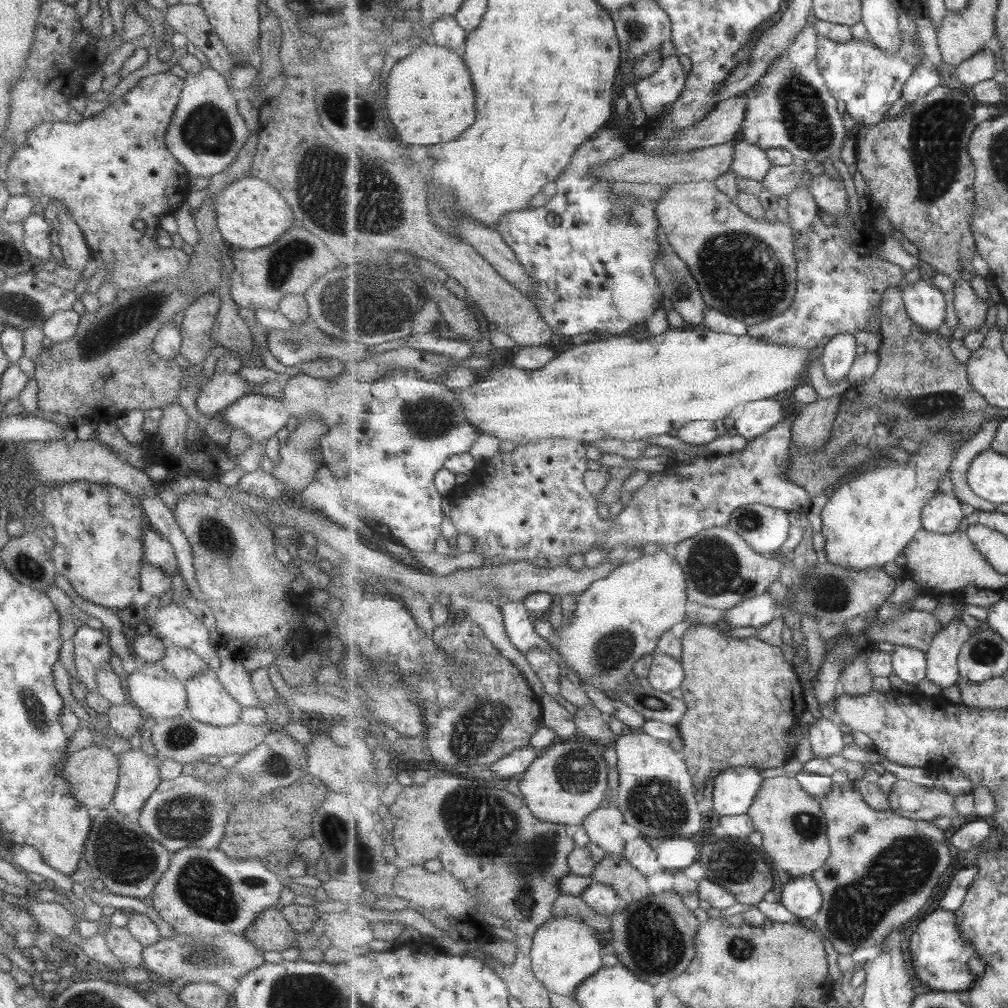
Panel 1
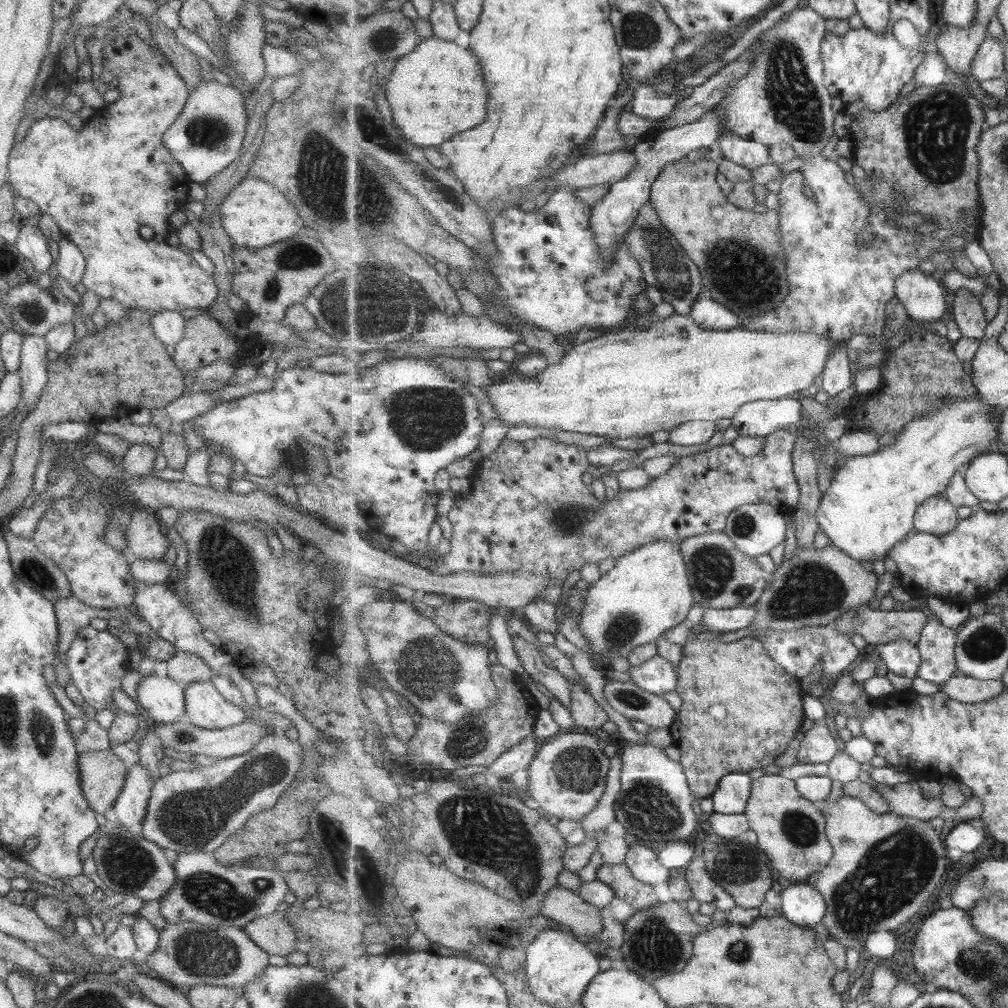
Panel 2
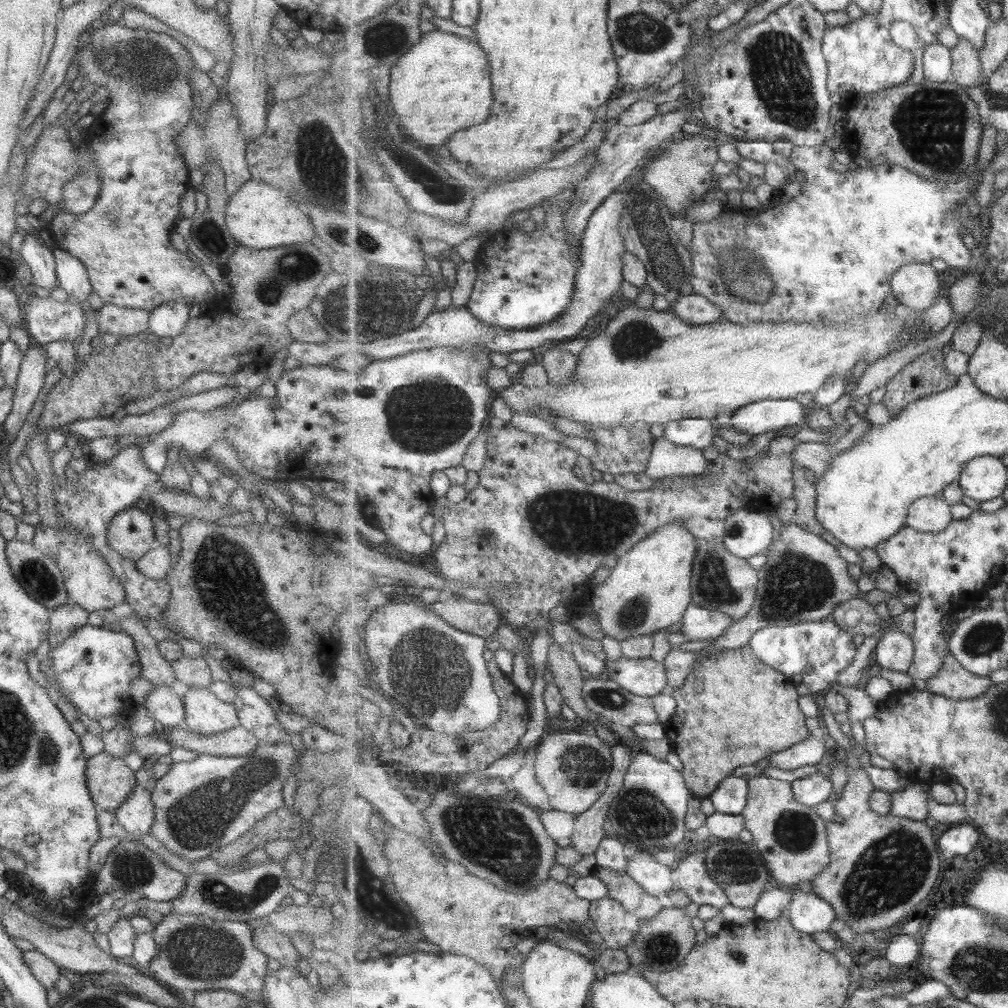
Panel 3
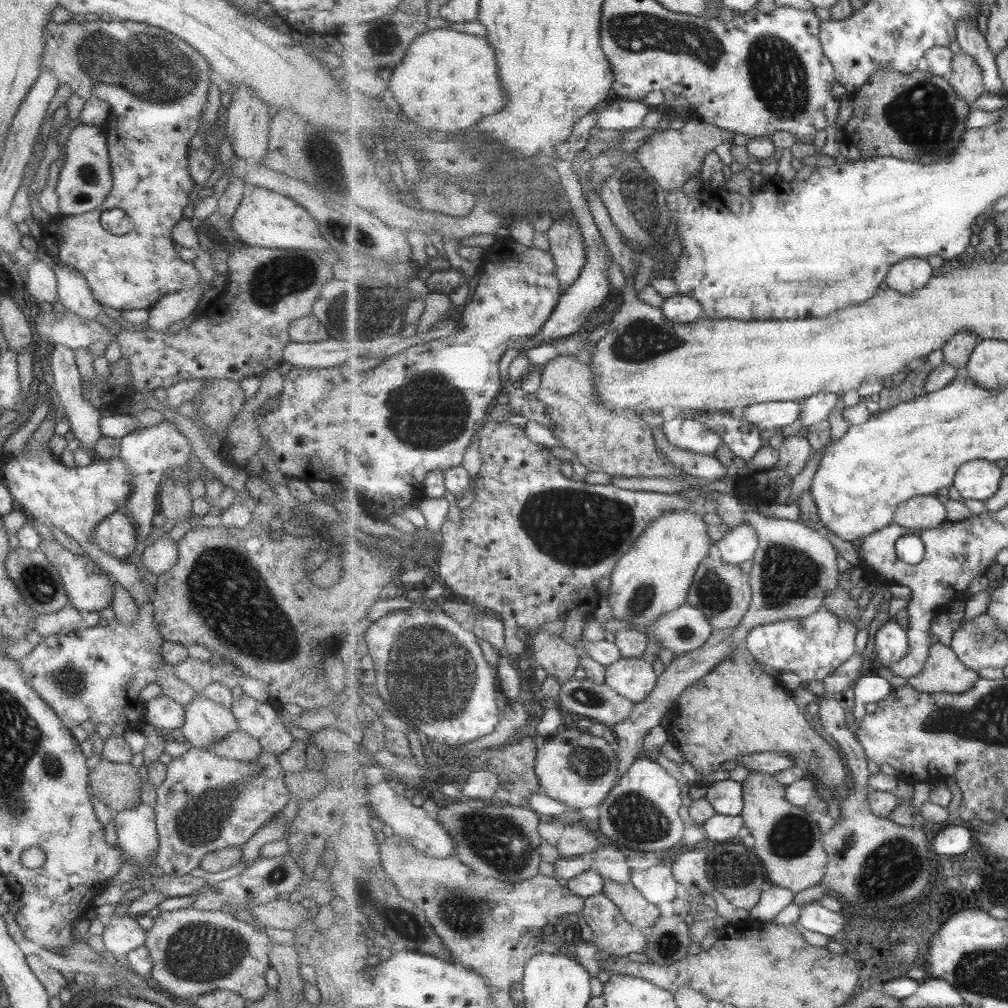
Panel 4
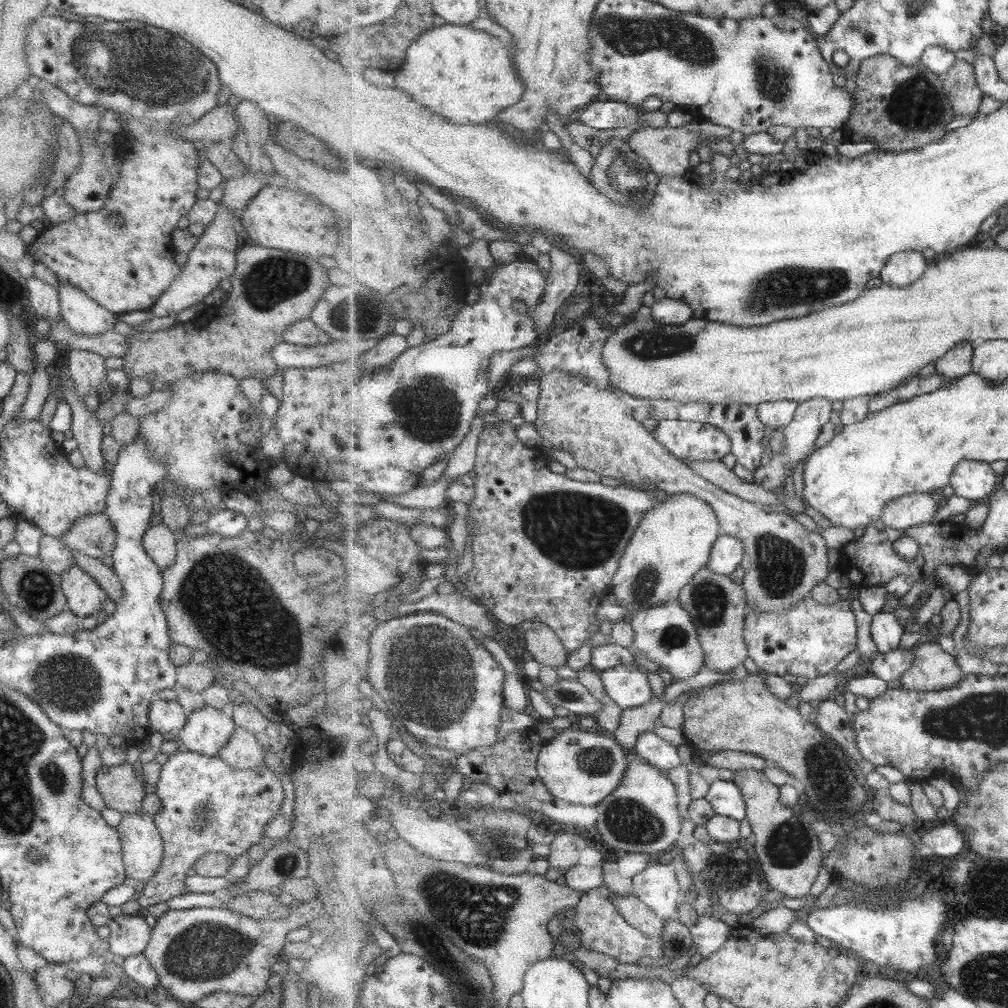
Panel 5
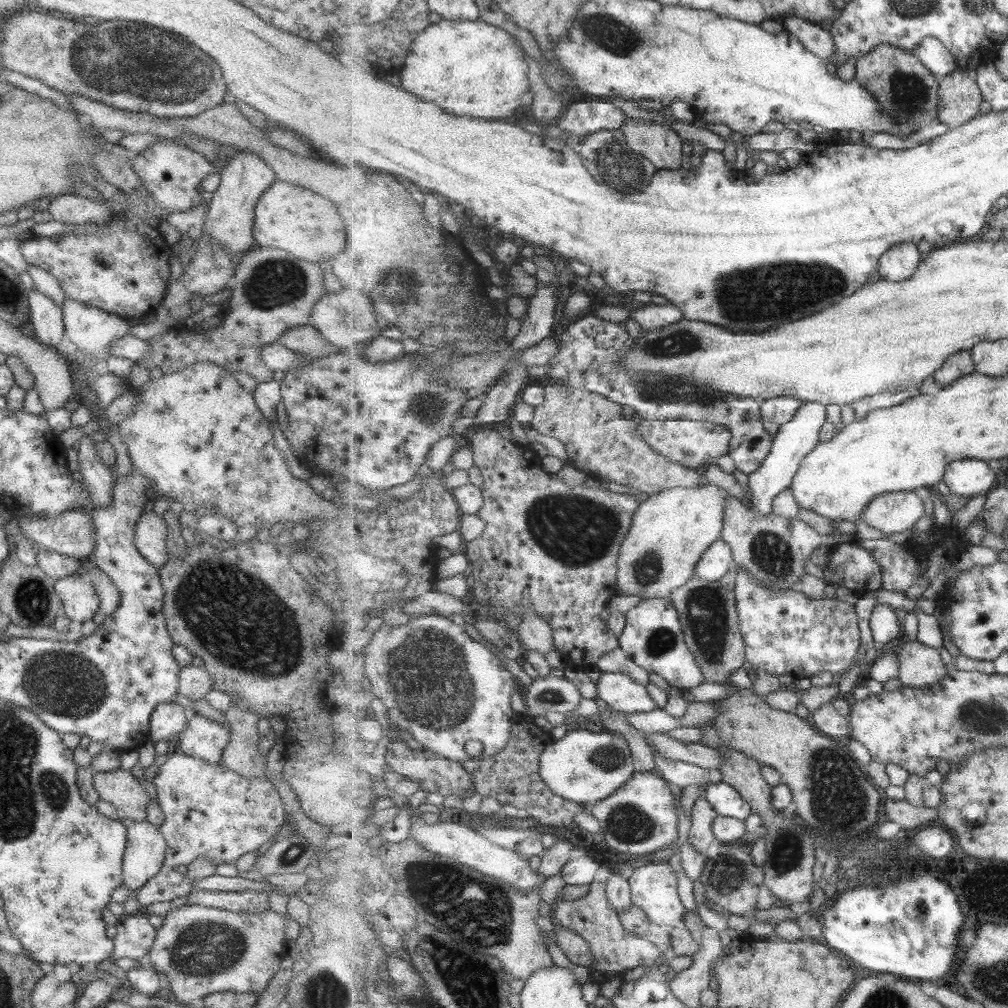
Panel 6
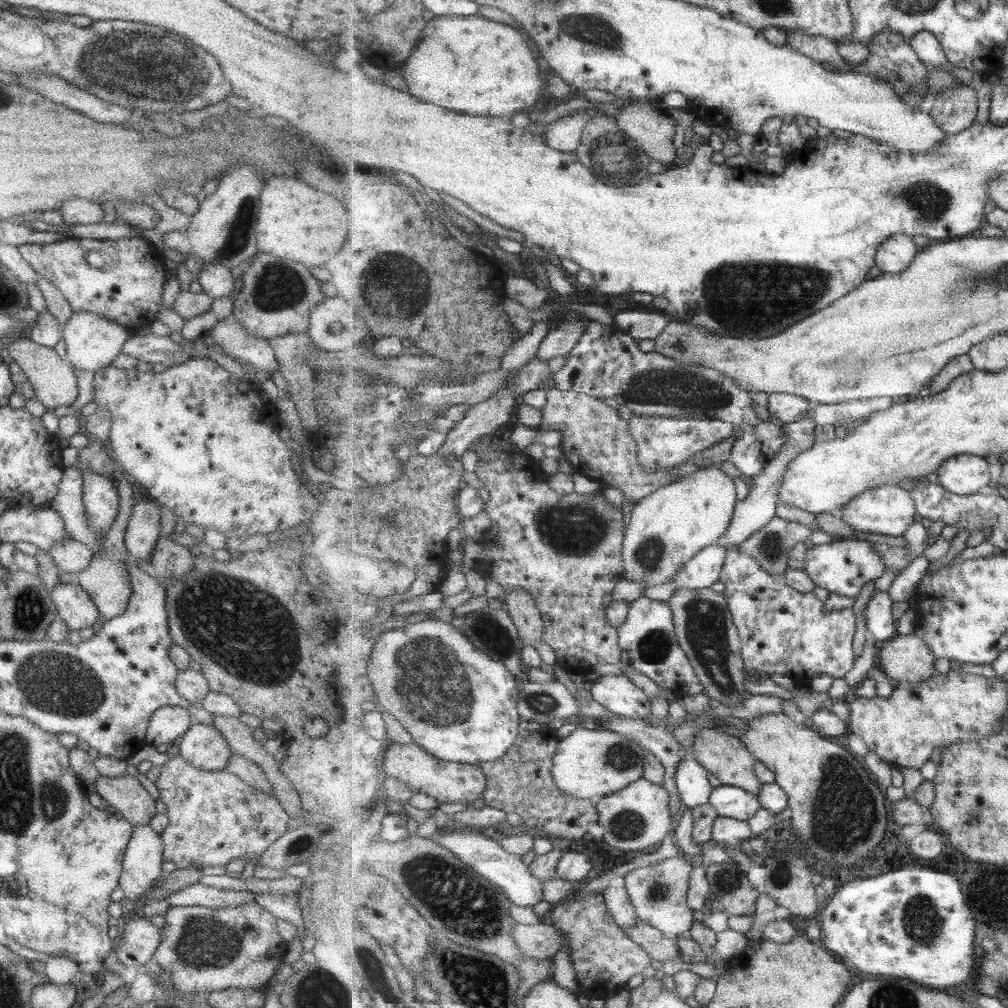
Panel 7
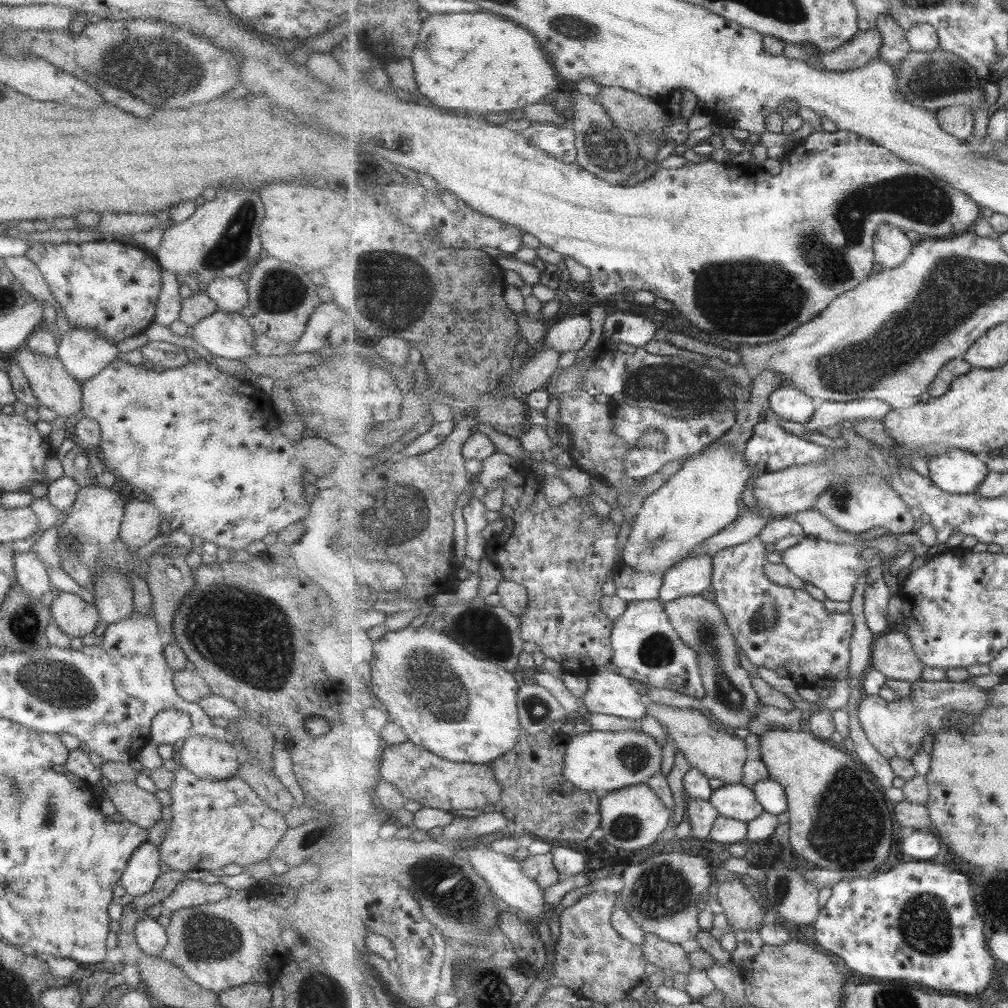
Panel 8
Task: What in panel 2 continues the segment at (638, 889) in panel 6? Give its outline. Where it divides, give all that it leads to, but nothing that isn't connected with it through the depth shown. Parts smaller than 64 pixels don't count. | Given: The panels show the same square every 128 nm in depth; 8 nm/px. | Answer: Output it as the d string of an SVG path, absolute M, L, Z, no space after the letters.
M634 843L627 853L625 863L637 880L653 886L658 886L671 876L669 869L659 862L658 854L647 846Z

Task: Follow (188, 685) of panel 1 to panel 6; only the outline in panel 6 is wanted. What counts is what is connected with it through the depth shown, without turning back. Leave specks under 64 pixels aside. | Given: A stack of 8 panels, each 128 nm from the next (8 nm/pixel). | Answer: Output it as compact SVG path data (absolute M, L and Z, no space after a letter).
M194 715L188 717L185 730L178 736L178 751L213 764L220 761L223 749L229 742L230 732L219 722Z

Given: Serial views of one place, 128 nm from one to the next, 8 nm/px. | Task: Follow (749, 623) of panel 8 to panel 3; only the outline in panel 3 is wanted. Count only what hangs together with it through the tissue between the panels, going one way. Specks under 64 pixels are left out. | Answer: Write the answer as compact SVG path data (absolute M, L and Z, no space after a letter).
M834 615L819 622L768 626L755 633L749 645L762 662L781 674L788 677L801 675L809 692L817 696L826 693L832 685L837 684L839 675L853 664L858 652L853 632L843 630L834 619Z

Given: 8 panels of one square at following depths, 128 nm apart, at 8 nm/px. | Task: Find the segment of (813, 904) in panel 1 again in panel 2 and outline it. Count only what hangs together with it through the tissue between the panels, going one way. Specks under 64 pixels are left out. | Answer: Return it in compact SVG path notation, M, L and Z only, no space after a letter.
M808 882L791 884L780 896L786 919L801 927L817 926L827 912L824 896Z

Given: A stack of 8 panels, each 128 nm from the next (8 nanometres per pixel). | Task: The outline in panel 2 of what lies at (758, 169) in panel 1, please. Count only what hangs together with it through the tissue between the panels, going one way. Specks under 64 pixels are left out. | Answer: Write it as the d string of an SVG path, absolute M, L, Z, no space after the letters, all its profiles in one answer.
M725 132L719 144L725 159L749 171L761 169L771 162L770 147L756 140L745 140L738 134Z

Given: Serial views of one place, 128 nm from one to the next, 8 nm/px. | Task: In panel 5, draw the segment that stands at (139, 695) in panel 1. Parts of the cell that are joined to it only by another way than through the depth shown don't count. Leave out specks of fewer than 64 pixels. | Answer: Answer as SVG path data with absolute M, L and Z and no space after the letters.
M155 698L149 704L148 722L150 730L164 735L165 738L183 729L186 722L186 711L175 700Z

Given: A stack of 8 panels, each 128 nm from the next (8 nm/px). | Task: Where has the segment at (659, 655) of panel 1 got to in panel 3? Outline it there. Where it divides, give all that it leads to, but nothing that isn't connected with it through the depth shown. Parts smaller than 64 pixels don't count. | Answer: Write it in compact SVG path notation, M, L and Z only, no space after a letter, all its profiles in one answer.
M622 656L616 662L607 662L606 667L610 680L637 696L652 697L668 691L666 666L657 660Z

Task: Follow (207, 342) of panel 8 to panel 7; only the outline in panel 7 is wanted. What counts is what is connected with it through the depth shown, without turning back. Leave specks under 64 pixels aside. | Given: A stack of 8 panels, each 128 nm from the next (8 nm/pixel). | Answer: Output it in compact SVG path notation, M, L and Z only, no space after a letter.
M231 315L210 328L207 335L222 348L223 354L231 358L268 372L276 368L274 350L268 339L247 334Z

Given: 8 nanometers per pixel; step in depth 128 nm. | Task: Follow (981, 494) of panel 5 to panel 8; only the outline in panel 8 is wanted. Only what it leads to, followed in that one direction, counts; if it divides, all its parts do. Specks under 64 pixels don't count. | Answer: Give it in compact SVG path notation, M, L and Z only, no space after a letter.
M958 449L933 457L929 466L936 485L951 494L977 493L990 473L982 457Z

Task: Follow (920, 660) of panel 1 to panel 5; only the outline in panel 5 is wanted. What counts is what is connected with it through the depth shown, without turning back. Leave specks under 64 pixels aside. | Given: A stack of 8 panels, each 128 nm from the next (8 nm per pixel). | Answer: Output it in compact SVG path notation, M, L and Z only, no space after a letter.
M880 612L874 615L871 624L871 635L878 648L877 653L885 654L897 651L901 646L901 638L903 638L906 631L906 627L899 624L895 614Z

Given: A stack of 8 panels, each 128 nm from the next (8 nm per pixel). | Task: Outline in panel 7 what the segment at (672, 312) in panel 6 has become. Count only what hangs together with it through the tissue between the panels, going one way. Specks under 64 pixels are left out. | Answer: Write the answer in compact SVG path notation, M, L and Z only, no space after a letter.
M624 311L614 318L614 327L636 339L657 338L669 327L672 320L668 315L651 312Z

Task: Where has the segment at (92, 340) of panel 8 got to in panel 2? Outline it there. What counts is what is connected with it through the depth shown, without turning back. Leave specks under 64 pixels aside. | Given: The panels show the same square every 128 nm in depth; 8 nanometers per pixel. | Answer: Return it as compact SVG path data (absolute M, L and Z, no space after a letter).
M64 236L59 240L58 246L56 271L61 278L74 287L81 283L85 270L85 259L77 250L77 246Z

